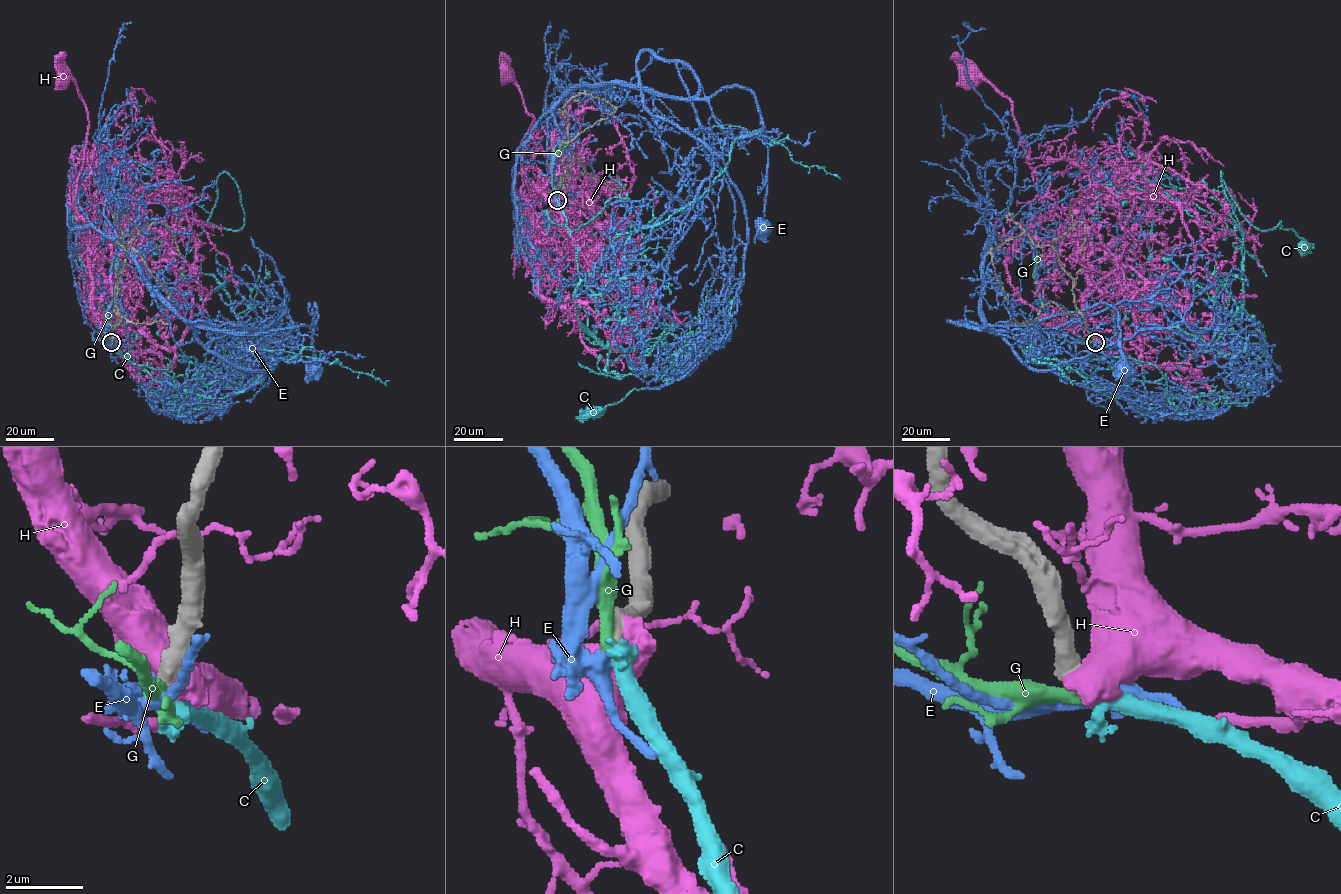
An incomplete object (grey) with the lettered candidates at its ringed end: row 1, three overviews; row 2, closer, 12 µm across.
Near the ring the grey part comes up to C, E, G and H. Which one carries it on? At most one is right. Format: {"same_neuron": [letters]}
{"same_neuron": ["C"]}

